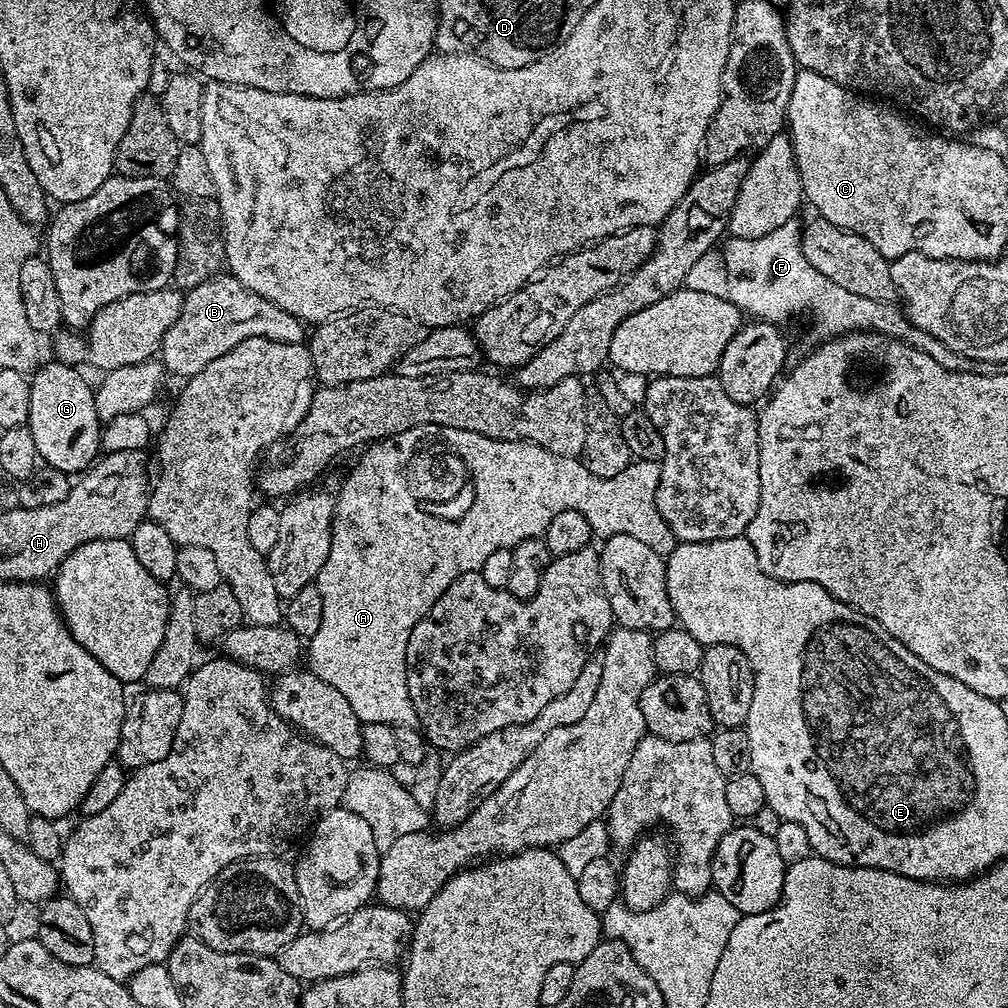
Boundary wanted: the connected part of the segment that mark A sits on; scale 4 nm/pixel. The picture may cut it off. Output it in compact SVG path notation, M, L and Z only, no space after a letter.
M453 428L441 429L440 436L447 444L472 444L472 460L468 460L468 464L472 464L472 472L476 472L476 484L480 484L480 496L476 496L476 508L472 508L472 512L468 512L468 520L460 520L460 524L440 524L440 520L428 520L428 516L420 516L420 512L416 512L416 504L412 504L412 500L408 500L408 492L404 492L404 480L400 480L401 465L404 464L408 452L412 451L412 448L383 448L379 442L367 445L368 465L362 472L362 482L348 482L342 485L340 493L337 491L334 496L336 509L332 515L330 550L326 554L326 562L322 566L322 570L316 575L314 581L318 586L318 594L322 594L322 626L318 626L318 634L314 634L312 639L307 641L306 664L308 660L307 667L310 671L318 678L322 678L322 682L330 682L330 686L334 686L334 690L338 690L338 694L342 694L342 698L346 698L346 702L350 702L350 710L354 710L361 725L390 724L395 729L417 727L414 702L410 702L410 690L406 686L406 642L410 642L410 634L414 630L414 626L418 626L418 622L432 609L434 602L438 602L440 595L459 576L467 572L479 572L482 562L486 562L487 556L494 554L494 550L513 549L523 540L529 540L535 536L543 537L546 526L550 526L550 521L556 515L562 514L562 510L578 510L578 514L582 514L582 518L586 518L586 522L590 522L592 531L597 537L607 538L614 534L630 534L630 538L639 538L641 542L646 542L646 546L650 546L650 550L654 550L665 558L675 550L678 543L676 536L662 518L656 505L660 466L655 459L640 460L640 458L636 458L626 466L626 470L622 470L622 474L614 474L614 478L598 478L598 474L594 474L584 465L583 459L554 454L542 446L531 444L525 440L495 440L486 438L482 434L474 434L470 430L454 430Z

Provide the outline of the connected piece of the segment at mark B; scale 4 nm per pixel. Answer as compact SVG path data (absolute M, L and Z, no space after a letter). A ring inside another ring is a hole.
M221 274L187 289L183 297L182 310L170 330L166 330L158 353L165 369L179 378L198 374L198 370L210 366L214 358L222 358L222 354L234 350L234 346L246 342L246 338L261 336L291 344L305 339L304 321L294 318L294 314L286 314L274 306L274 302L266 302L266 298L254 294L254 290L246 290L246 286L230 274Z

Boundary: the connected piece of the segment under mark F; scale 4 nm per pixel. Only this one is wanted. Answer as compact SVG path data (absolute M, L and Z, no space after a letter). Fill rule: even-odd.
M791 220L786 222L786 226L778 226L778 230L770 230L770 234L762 234L762 238L732 238L727 241L728 245L723 245L730 293L745 292L745 296L738 300L741 309L773 312L776 316L800 316L805 312L813 320L812 329L808 332L809 338L816 340L812 342L843 336L845 332L871 330L904 344L913 344L948 370L977 371L977 360L950 350L950 346L946 346L946 342L938 342L934 334L926 334L926 330L914 326L899 307L895 308L895 303L850 294L850 290L834 286L826 274L818 274L818 270L806 262L806 254L800 245L801 235L801 225Z

